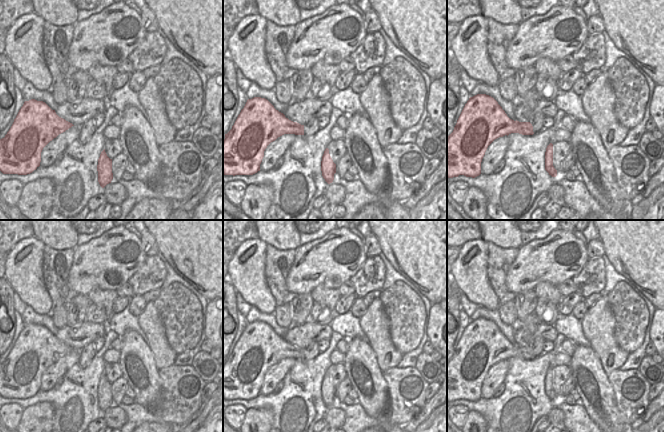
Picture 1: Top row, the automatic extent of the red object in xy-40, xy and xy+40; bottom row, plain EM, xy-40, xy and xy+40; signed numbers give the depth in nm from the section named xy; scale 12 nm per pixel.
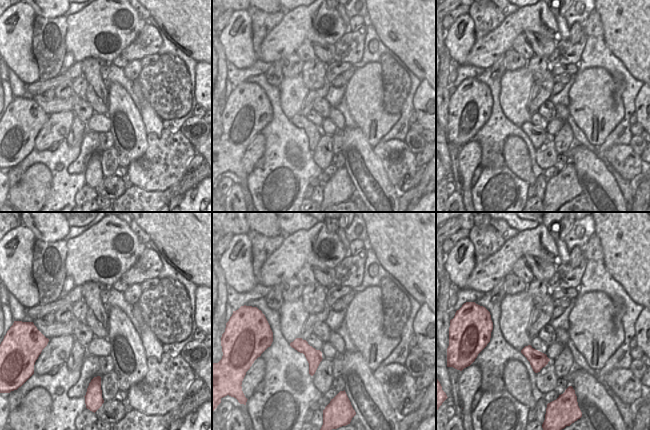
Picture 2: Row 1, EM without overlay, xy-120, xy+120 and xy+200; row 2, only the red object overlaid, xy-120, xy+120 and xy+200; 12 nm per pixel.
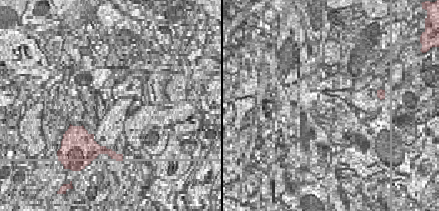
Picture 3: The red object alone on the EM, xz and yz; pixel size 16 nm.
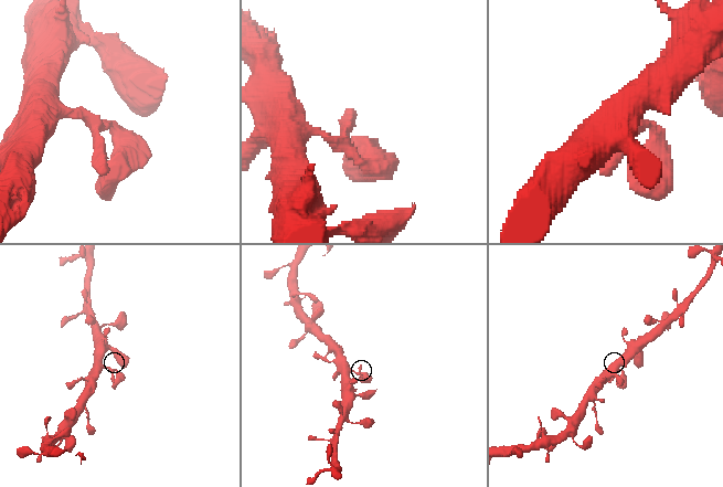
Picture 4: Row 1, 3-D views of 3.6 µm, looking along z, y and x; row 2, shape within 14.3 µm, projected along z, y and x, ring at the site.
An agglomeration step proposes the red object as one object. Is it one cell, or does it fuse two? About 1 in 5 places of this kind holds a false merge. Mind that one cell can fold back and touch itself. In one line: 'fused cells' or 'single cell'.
single cell

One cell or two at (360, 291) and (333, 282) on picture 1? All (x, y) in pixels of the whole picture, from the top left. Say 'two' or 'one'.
two

